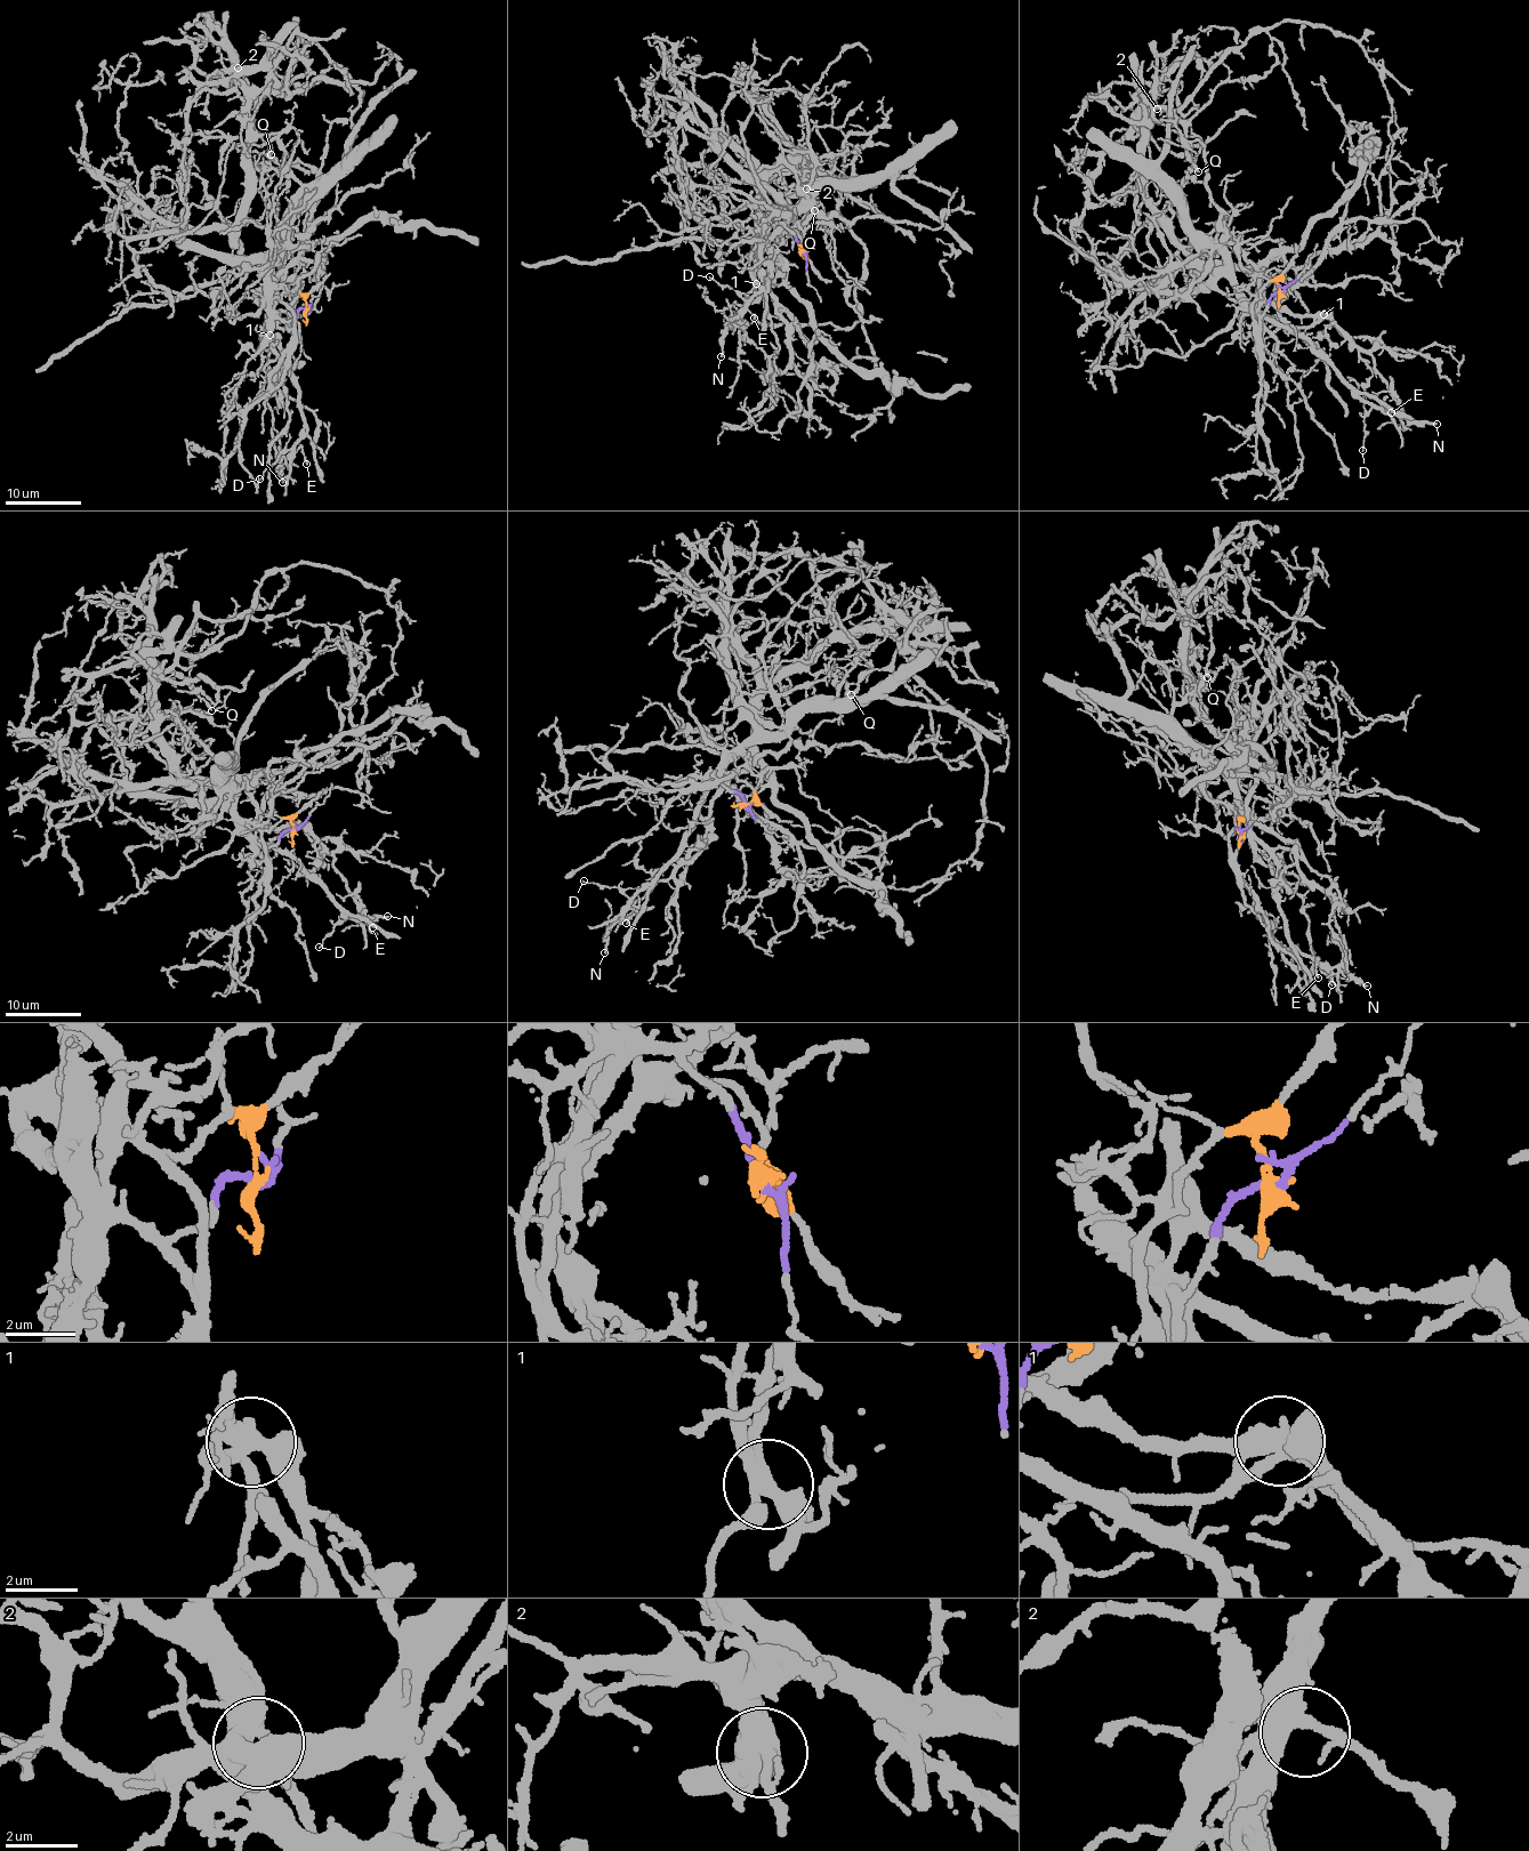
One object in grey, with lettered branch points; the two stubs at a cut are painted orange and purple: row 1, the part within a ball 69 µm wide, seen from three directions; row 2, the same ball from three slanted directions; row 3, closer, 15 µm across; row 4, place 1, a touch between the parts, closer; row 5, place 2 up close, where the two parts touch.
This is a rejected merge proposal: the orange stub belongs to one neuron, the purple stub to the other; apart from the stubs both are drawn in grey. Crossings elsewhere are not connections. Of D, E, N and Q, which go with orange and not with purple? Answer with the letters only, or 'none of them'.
N, Q

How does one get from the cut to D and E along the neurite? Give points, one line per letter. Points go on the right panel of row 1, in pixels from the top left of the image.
D: (1281, 291), (1272, 295), (1261, 316), (1281, 323), (1304, 339), (1370, 407), (1363, 419), (1366, 435), (1361, 451)
E: (1281, 291), (1272, 295), (1261, 316), (1294, 330), (1367, 403), (1377, 405), (1383, 402), (1391, 412)

